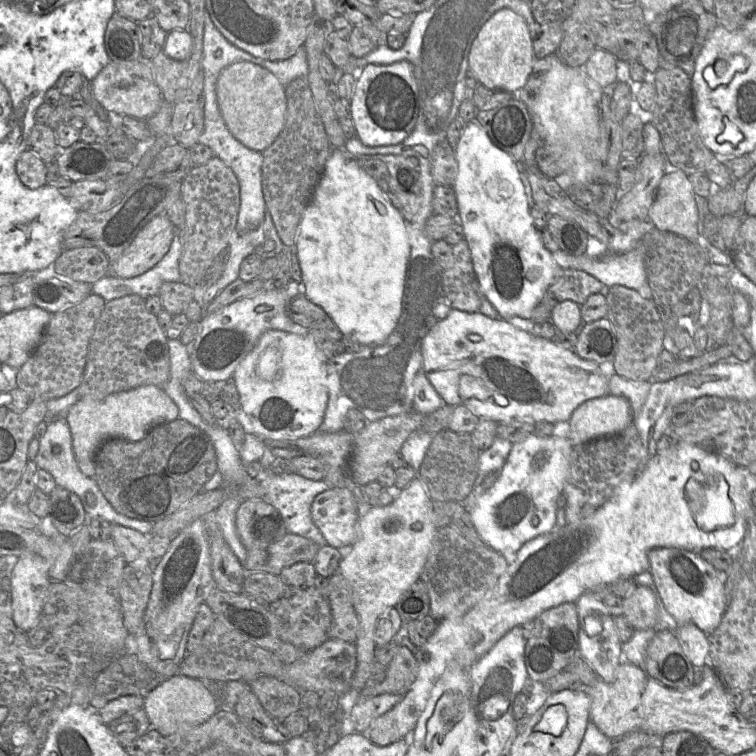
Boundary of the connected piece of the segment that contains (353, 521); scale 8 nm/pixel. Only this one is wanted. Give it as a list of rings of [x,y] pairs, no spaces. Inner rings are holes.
[[[348,487],[330,488],[318,494],[311,505],[311,517],[326,543],[334,548],[352,546],[358,538],[361,515]]]

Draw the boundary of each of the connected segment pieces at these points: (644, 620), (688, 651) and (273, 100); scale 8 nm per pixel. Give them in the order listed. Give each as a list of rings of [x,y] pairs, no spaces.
[[[638,586],[623,600],[623,616],[635,630],[657,628],[658,605],[653,591]]]
[[[692,623],[678,625],[675,630],[681,647],[694,667],[710,665],[708,635]]]
[[[251,62],[225,67],[217,80],[216,94],[230,133],[246,147],[263,152],[279,136],[286,118],[286,87],[266,68]]]

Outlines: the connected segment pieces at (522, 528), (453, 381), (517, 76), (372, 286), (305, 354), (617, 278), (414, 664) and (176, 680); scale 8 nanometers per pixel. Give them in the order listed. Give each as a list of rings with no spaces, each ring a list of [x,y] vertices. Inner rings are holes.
[[[536,434],[514,443],[497,480],[478,497],[470,510],[479,536],[491,548],[500,552],[508,565],[516,559],[523,544],[556,528],[556,501],[563,492],[573,448],[568,437]]]
[[[452,309],[448,316],[439,320],[426,333],[421,343],[422,371],[433,385],[439,396],[447,405],[467,407],[472,413],[481,419],[490,419],[496,423],[510,423],[512,421],[533,421],[535,423],[547,422],[568,422],[572,413],[584,402],[606,396],[609,394],[608,377],[611,373],[600,364],[579,357],[573,349],[567,349],[559,345],[555,340],[544,339],[532,335],[528,330],[521,330],[515,327],[509,320],[492,319],[480,312],[468,313],[457,309]]]
[[[504,8],[480,29],[468,55],[468,66],[478,84],[512,93],[525,86],[535,59],[533,40],[525,20],[511,9]]]
[[[331,149],[304,210],[294,249],[302,273],[302,293],[323,308],[344,336],[372,345],[384,342],[400,318],[411,247],[401,213],[354,158],[345,149]]]
[[[270,329],[236,367],[233,377],[243,411],[250,419],[253,433],[262,439],[295,441],[319,430],[329,400],[329,360],[320,353],[311,335]]]
[[[638,245],[623,254],[590,257],[585,254],[572,256],[562,250],[552,254],[562,269],[586,272],[599,280],[606,288],[624,286],[637,291],[643,298],[652,299],[652,290],[645,268],[645,245]]]
[[[398,646],[387,666],[385,679],[374,688],[374,696],[381,694],[405,695],[417,678],[419,663],[406,646]]]
[[[173,675],[155,687],[144,697],[145,710],[151,726],[163,737],[167,737],[181,727],[190,727],[207,721],[218,710],[219,704],[200,679],[184,675]]]

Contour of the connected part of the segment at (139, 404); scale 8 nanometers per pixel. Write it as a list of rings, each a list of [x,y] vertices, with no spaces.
[[[143,385],[108,395],[102,400],[80,399],[68,411],[66,422],[72,435],[72,447],[77,464],[85,476],[95,475],[95,454],[101,444],[111,438],[132,442],[142,440],[157,425],[179,418],[179,409],[165,390],[155,385]]]

